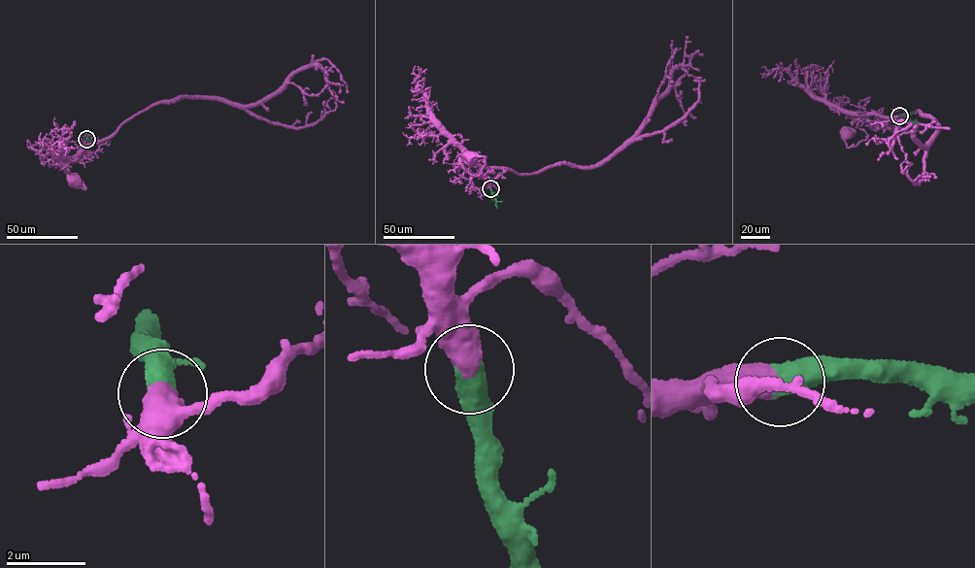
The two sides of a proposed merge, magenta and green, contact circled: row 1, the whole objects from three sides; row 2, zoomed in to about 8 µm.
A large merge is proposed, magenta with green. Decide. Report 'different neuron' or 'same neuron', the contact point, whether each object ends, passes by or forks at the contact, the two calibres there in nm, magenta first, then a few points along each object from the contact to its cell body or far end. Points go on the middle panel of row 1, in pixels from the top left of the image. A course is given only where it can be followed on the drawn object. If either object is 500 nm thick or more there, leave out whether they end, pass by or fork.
same neuron | (490, 188) | 650/600 nm | magenta via (490, 188), (485, 179), (462, 165), (472, 175), (479, 176), (485, 164), (484, 156), (470, 156) | green via (490, 188), (497, 208)

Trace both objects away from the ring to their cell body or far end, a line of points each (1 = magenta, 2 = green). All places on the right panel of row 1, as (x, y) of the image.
1: (899, 116), (881, 121), (856, 120), (868, 135), (857, 146), (847, 147), (845, 135)
2: (899, 116), (919, 121)

